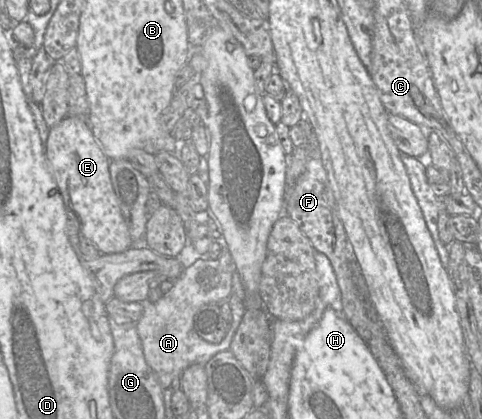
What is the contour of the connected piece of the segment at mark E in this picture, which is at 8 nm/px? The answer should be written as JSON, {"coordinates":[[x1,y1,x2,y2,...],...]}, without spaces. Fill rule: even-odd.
{"coordinates":[[66,116,50,128,45,152,65,208,72,212,79,222,80,234,92,241,102,254,121,253,131,248,134,243,110,177,110,159,95,139,88,124,88,116,87,119]]}

